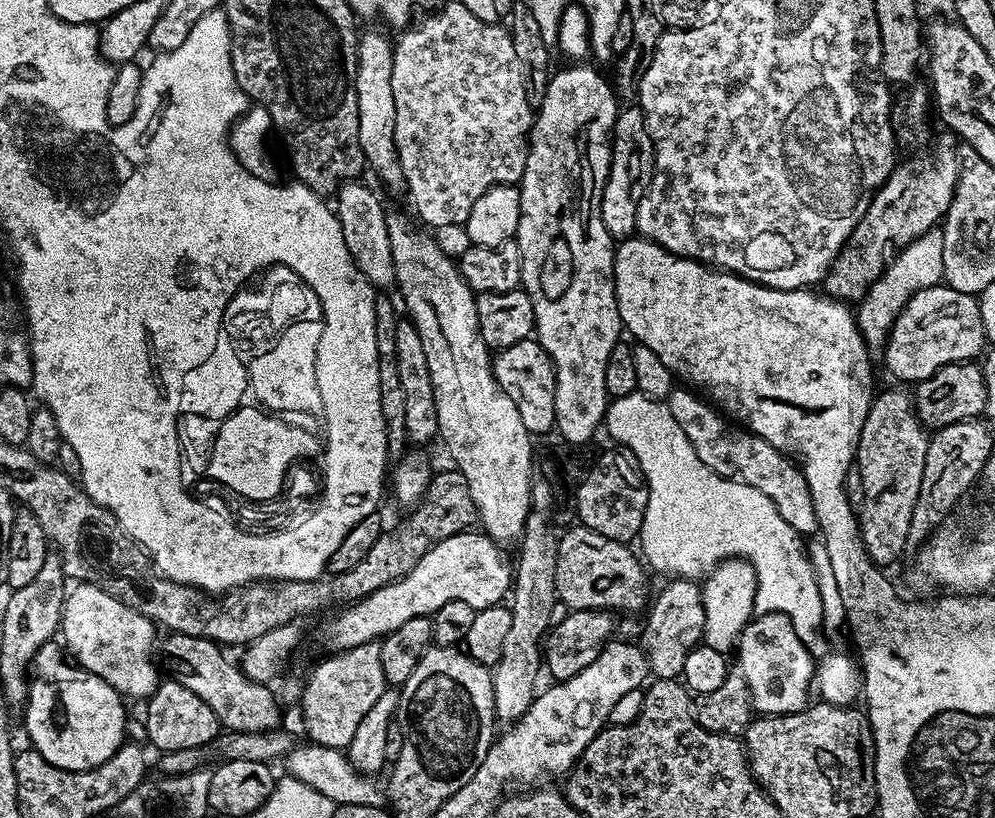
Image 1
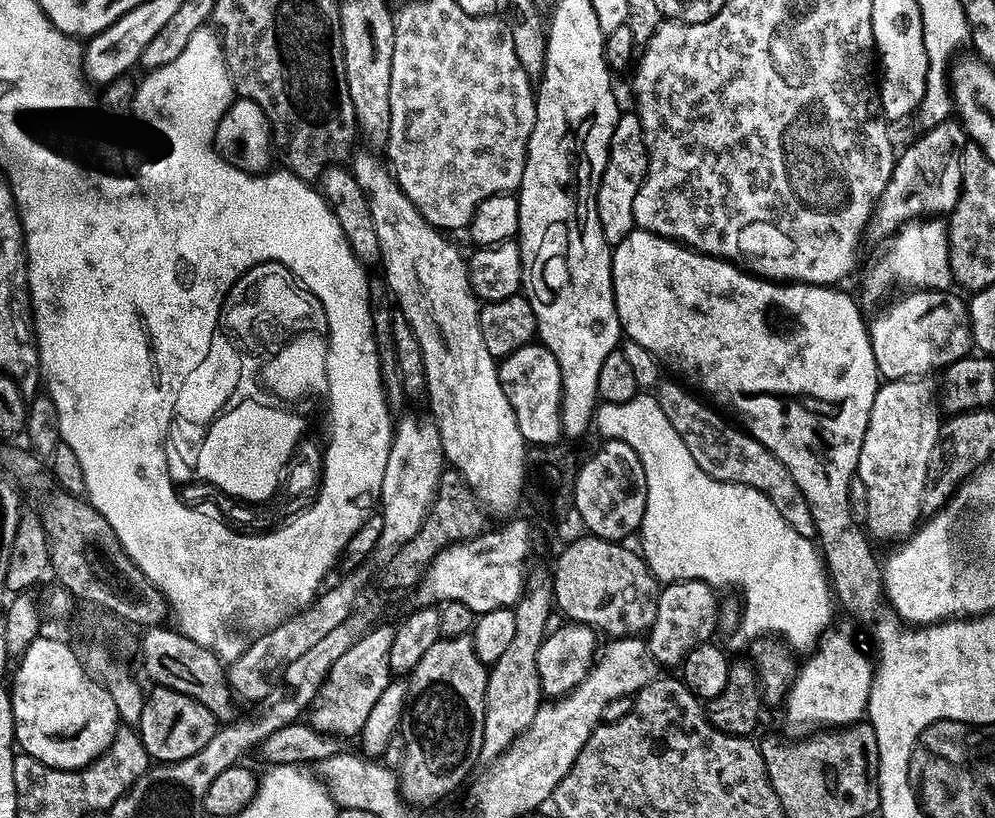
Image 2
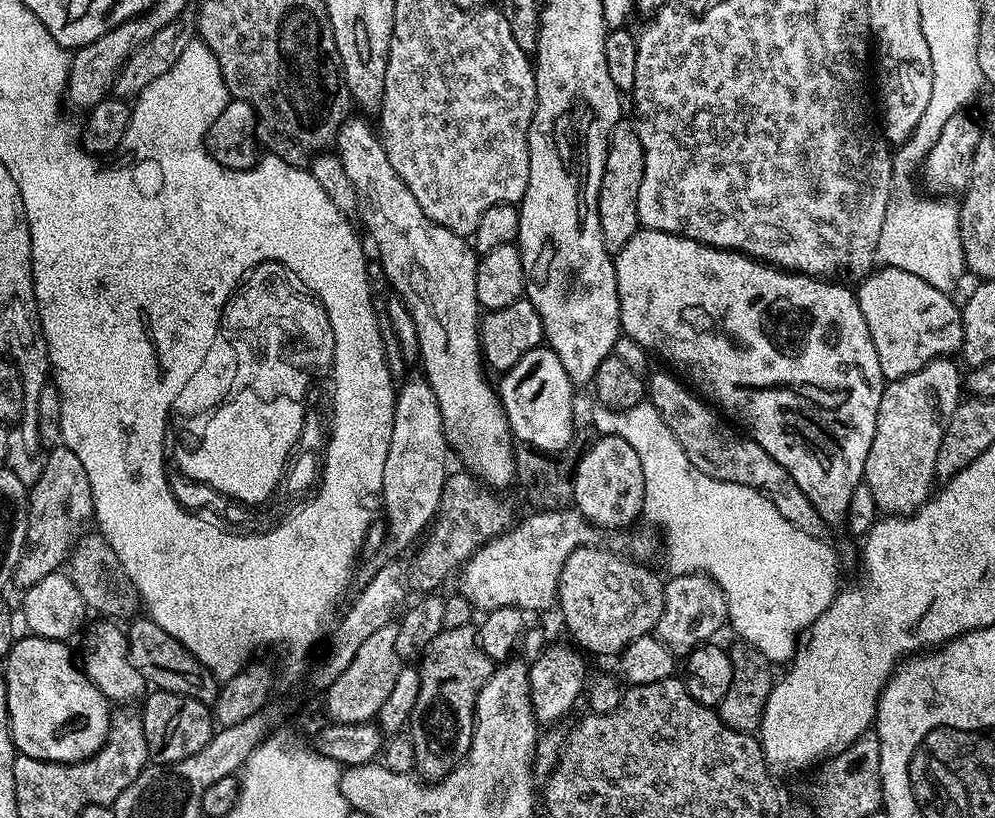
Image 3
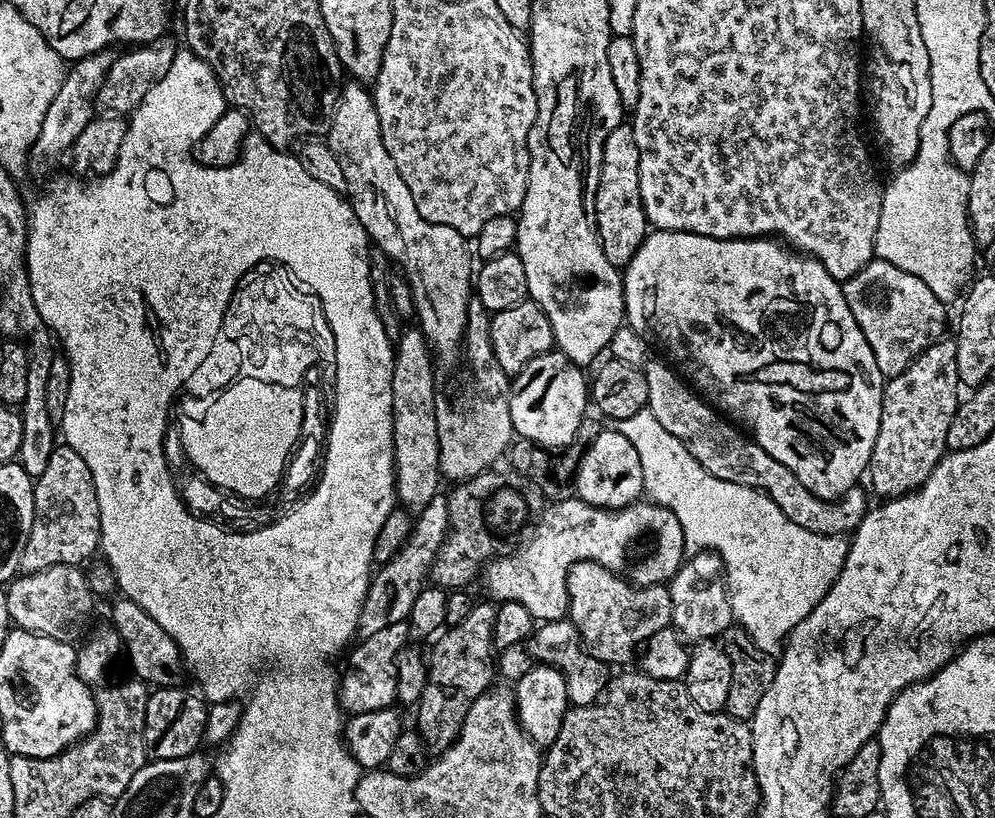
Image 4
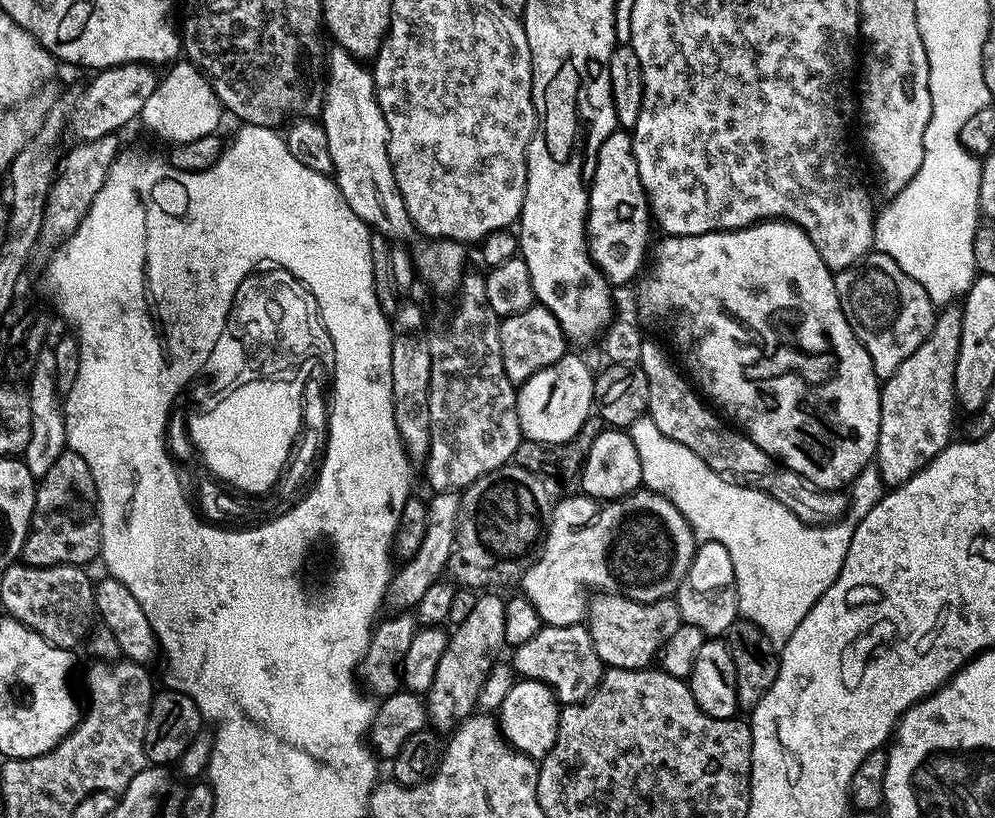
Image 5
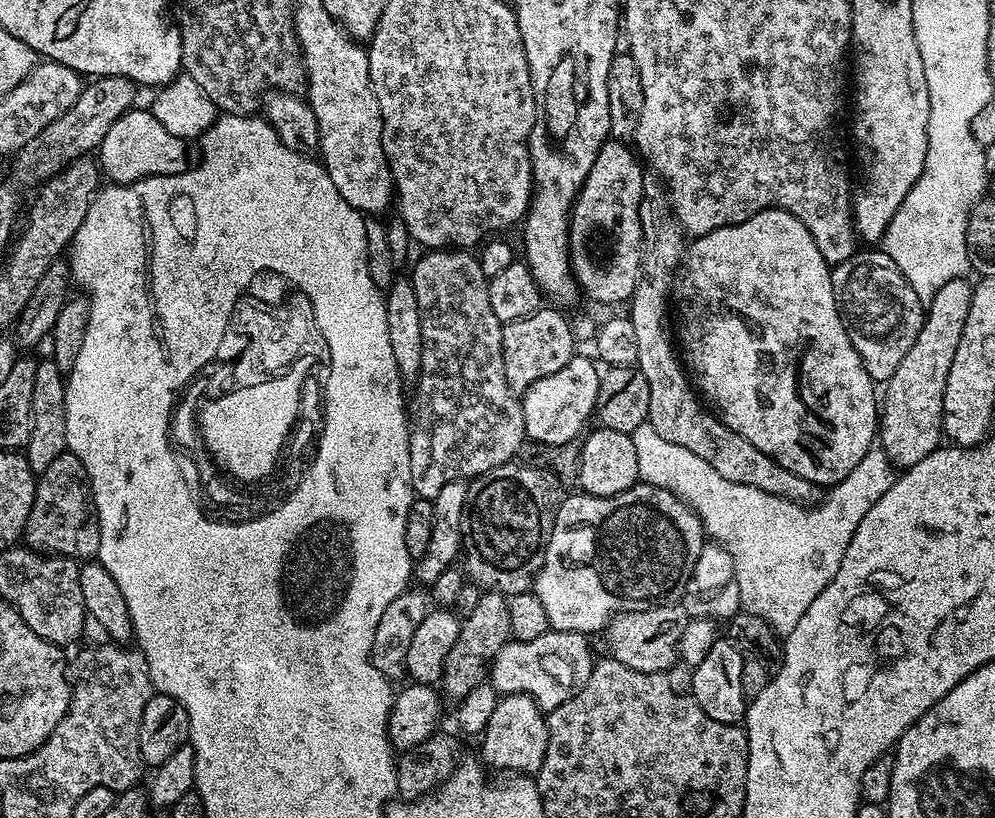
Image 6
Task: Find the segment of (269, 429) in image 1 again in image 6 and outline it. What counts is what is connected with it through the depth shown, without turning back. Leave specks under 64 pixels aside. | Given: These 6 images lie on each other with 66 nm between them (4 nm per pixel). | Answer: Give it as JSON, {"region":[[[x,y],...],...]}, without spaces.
{"region":[[[292,372],[292,376],[288,376],[288,380],[280,380],[280,384],[260,384],[260,388],[236,392],[225,400],[202,408],[202,422],[209,444],[212,444],[212,452],[216,452],[232,472],[240,472],[240,476],[260,476],[260,472],[268,472],[268,468],[272,468],[272,460],[276,460],[276,448],[289,443],[291,436],[288,435],[296,424],[296,415],[300,412],[300,391],[305,384],[305,380],[296,380],[296,372]]]}

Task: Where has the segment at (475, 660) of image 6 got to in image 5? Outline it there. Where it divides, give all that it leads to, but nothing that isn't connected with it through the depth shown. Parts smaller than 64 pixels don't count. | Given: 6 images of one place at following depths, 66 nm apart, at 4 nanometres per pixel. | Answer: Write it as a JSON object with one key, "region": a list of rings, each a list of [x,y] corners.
{"region":[[[480,594],[474,602],[474,610],[466,617],[466,622],[455,625],[451,629],[448,645],[442,654],[442,662],[438,662],[438,670],[434,673],[434,682],[426,694],[428,705],[428,724],[437,733],[448,734],[459,728],[462,721],[477,711],[477,700],[483,683],[491,673],[492,665],[498,660],[500,648],[505,647],[506,606],[505,597],[500,594]]]}

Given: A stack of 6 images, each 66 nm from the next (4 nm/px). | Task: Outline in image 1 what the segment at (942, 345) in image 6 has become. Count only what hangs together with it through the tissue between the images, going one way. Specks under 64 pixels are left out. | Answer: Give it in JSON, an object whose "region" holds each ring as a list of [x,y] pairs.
{"region":[[[884,392],[875,397],[866,414],[855,463],[862,482],[862,506],[858,509],[862,542],[875,564],[888,566],[906,552],[906,534],[914,502],[918,502],[918,486],[922,486],[922,466],[926,462],[929,433],[916,417],[911,395]]]}

